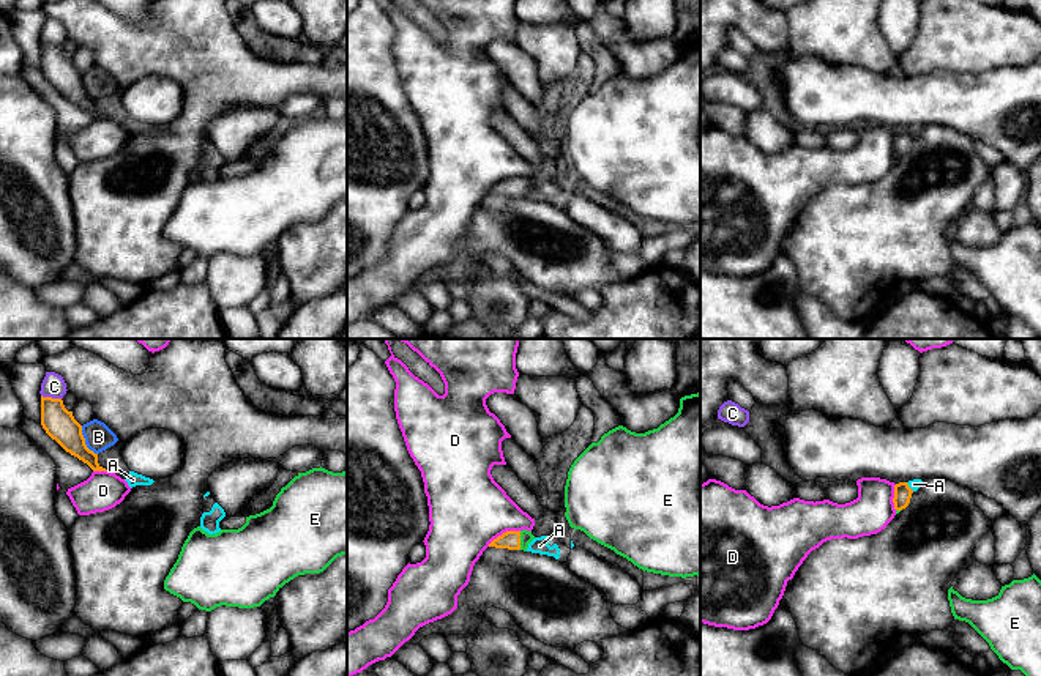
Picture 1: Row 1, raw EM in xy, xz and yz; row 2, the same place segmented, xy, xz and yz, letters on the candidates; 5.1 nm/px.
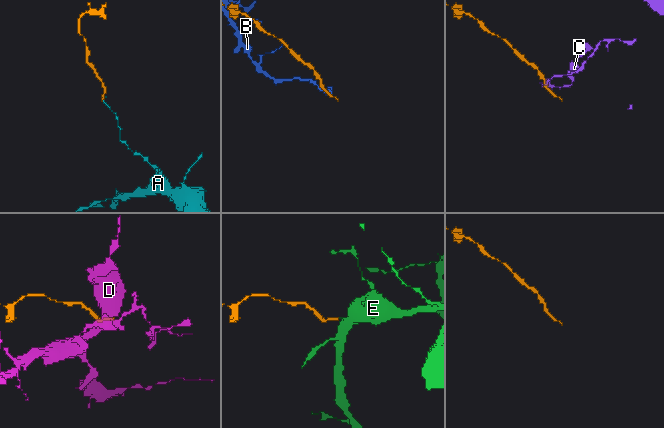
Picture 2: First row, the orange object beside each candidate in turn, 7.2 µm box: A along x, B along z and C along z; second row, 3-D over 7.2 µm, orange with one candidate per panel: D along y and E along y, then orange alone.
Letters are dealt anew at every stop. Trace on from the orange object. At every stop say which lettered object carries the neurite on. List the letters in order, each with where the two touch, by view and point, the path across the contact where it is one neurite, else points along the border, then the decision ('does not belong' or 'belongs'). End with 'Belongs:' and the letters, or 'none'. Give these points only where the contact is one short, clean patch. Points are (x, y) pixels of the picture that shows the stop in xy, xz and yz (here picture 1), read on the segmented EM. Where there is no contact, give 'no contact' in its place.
A: yz (909, 487) | along yz (906, 482), (914, 490) | does not belong
B: xy (84, 442) | along xy (81, 426), (84, 443), (97, 454) | does not belong
C: xy (51, 397) | along xy (41, 394), (60, 399) | does not belong
D: xz (503, 533) | along xz (519, 530), (507, 530), (488, 546) | does not belong
E: xz (519, 541) | across xz (511, 539), (519, 541), (526, 536) | belongs
Belongs: E

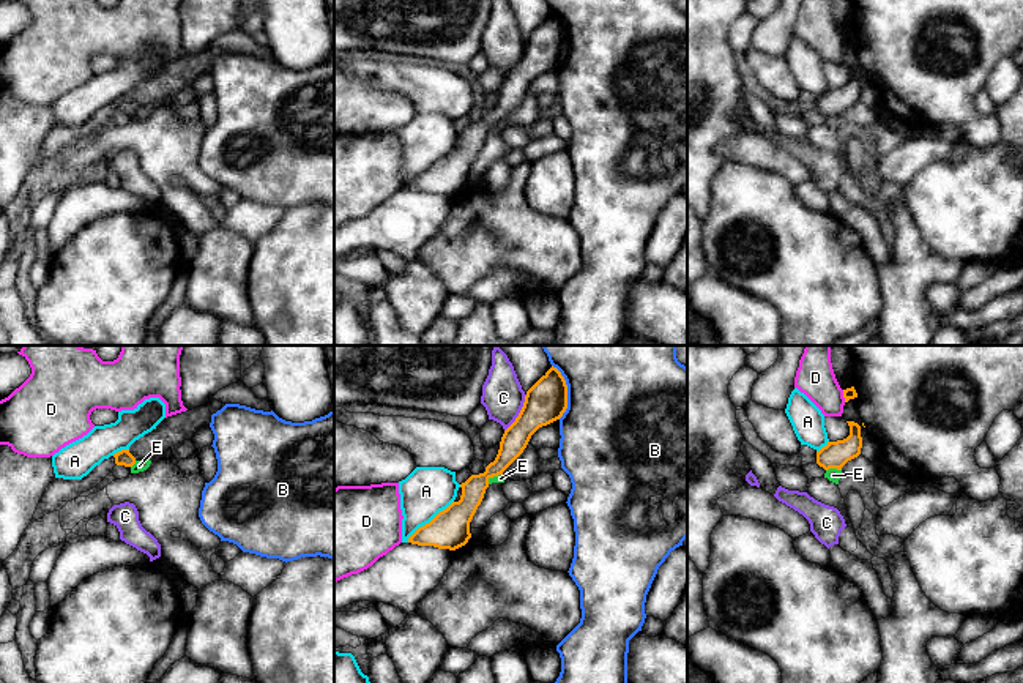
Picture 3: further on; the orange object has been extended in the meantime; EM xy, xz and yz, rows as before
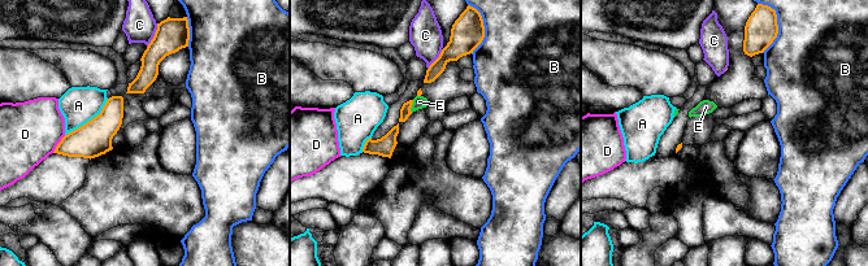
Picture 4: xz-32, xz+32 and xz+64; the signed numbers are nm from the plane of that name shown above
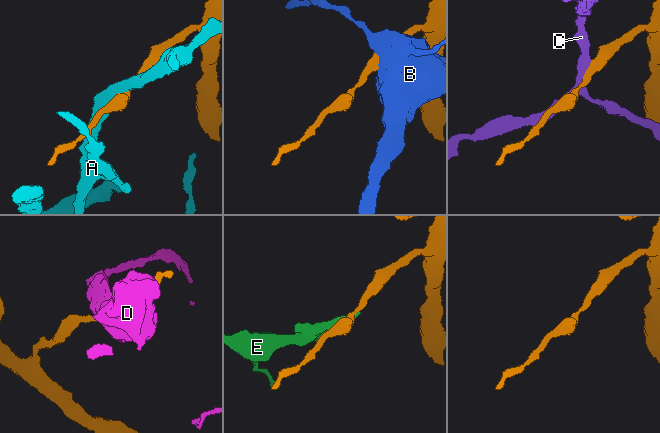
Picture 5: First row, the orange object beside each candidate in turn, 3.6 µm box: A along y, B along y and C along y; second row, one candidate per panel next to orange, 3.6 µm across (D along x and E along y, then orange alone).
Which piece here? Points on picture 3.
A: xz (431, 521) | along xz (453, 500), (423, 524), (407, 541) | does not belong
B: xz (566, 391) | does not belong
C: xz (519, 414) | does not belong
D: yz (844, 396) | does not belong
E: yz (833, 467) | along yz (840, 469), (826, 470) | does not belong
Belongs: none

